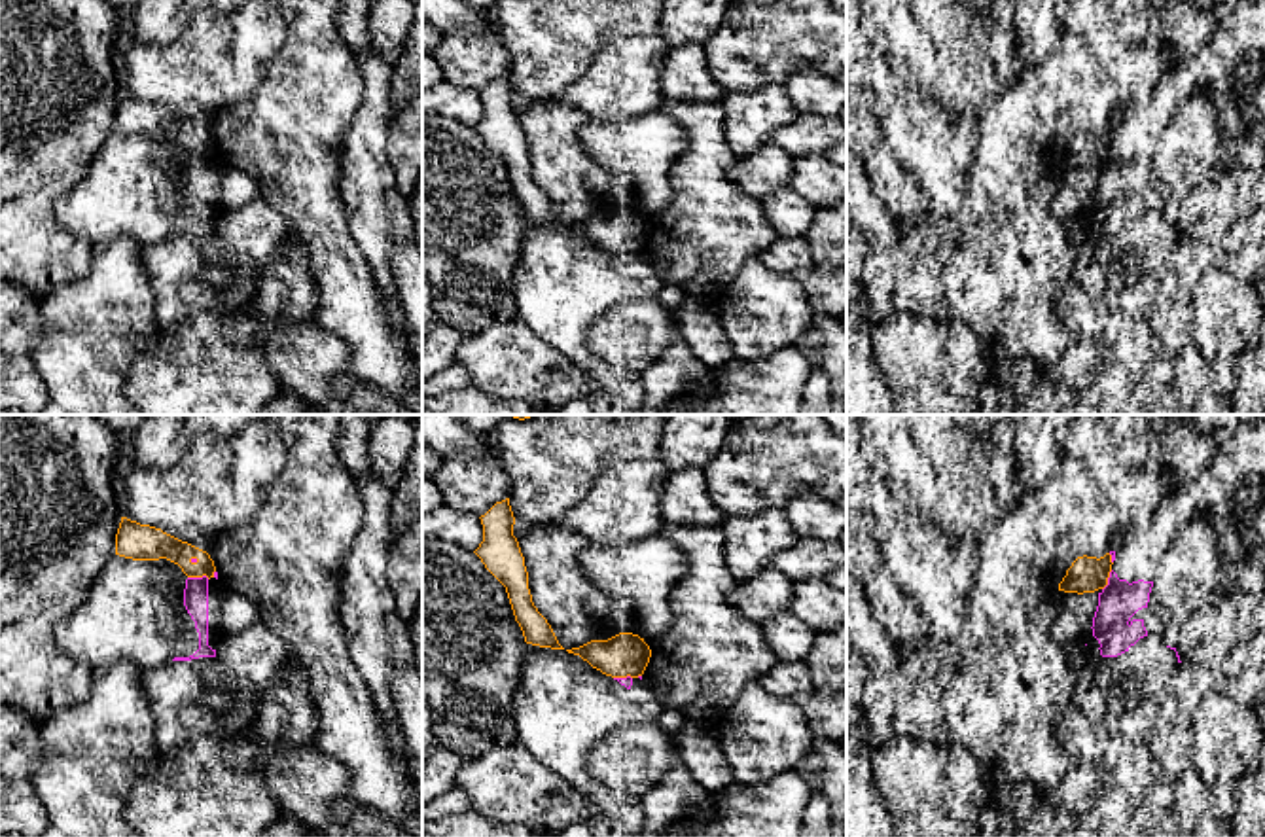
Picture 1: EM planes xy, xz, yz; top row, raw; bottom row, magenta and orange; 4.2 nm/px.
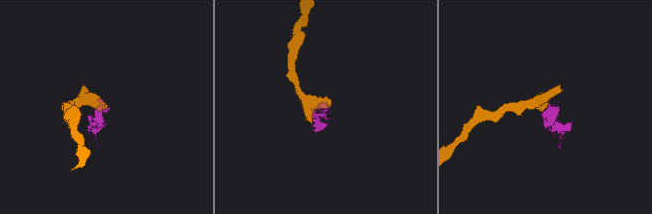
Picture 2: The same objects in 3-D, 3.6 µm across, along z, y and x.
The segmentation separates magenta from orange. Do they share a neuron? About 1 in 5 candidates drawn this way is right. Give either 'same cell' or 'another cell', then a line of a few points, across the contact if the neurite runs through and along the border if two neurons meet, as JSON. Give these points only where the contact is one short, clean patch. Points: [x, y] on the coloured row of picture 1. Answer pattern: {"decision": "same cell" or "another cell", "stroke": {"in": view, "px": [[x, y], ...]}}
{"decision": "another cell"}

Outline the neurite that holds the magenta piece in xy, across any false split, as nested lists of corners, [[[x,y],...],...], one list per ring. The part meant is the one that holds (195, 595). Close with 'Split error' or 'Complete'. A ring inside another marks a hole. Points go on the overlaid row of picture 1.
[[[119,555],[104,564],[83,604],[53,629],[57,648],[87,663],[100,676],[117,661],[134,663],[142,672],[170,661],[216,657],[222,631],[223,587],[216,578],[187,578],[167,559],[133,561]]]. Split error

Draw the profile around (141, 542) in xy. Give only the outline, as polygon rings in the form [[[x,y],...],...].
[[[121,517],[116,534],[116,555],[133,561],[167,559],[182,568],[187,578],[214,578],[216,566],[210,555],[182,542],[161,528],[140,525]]]

